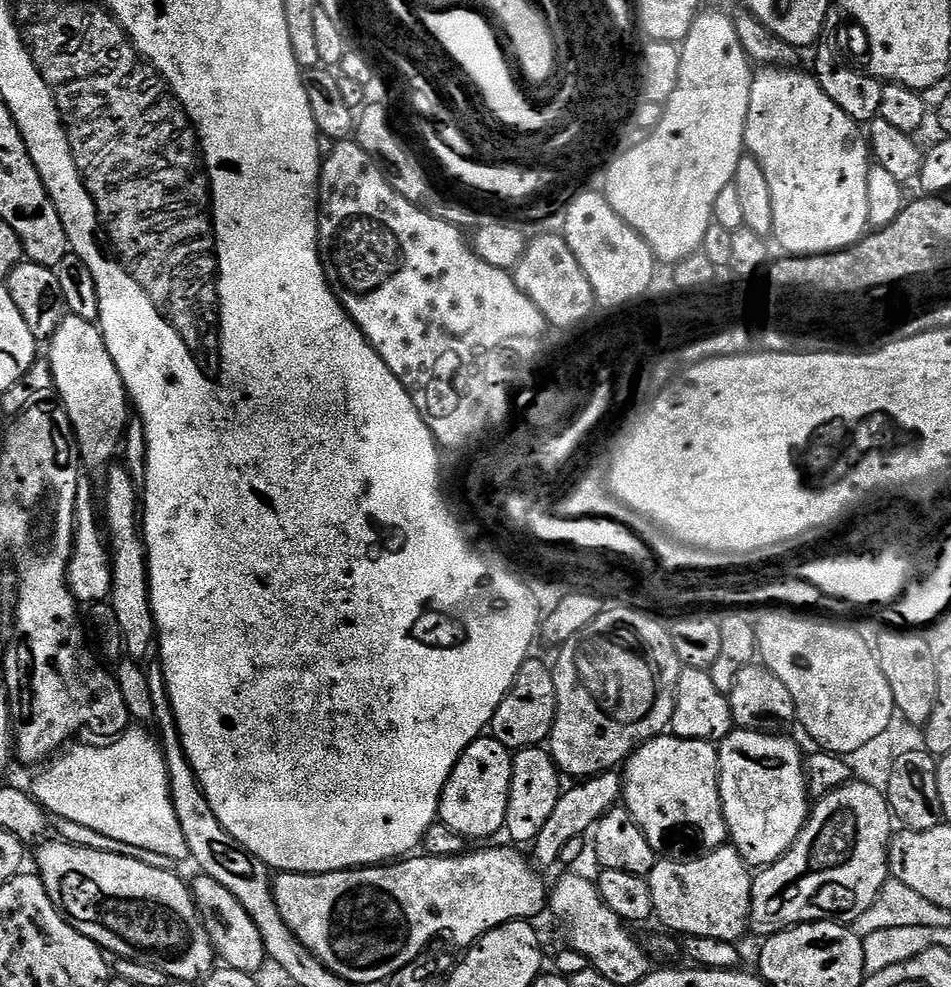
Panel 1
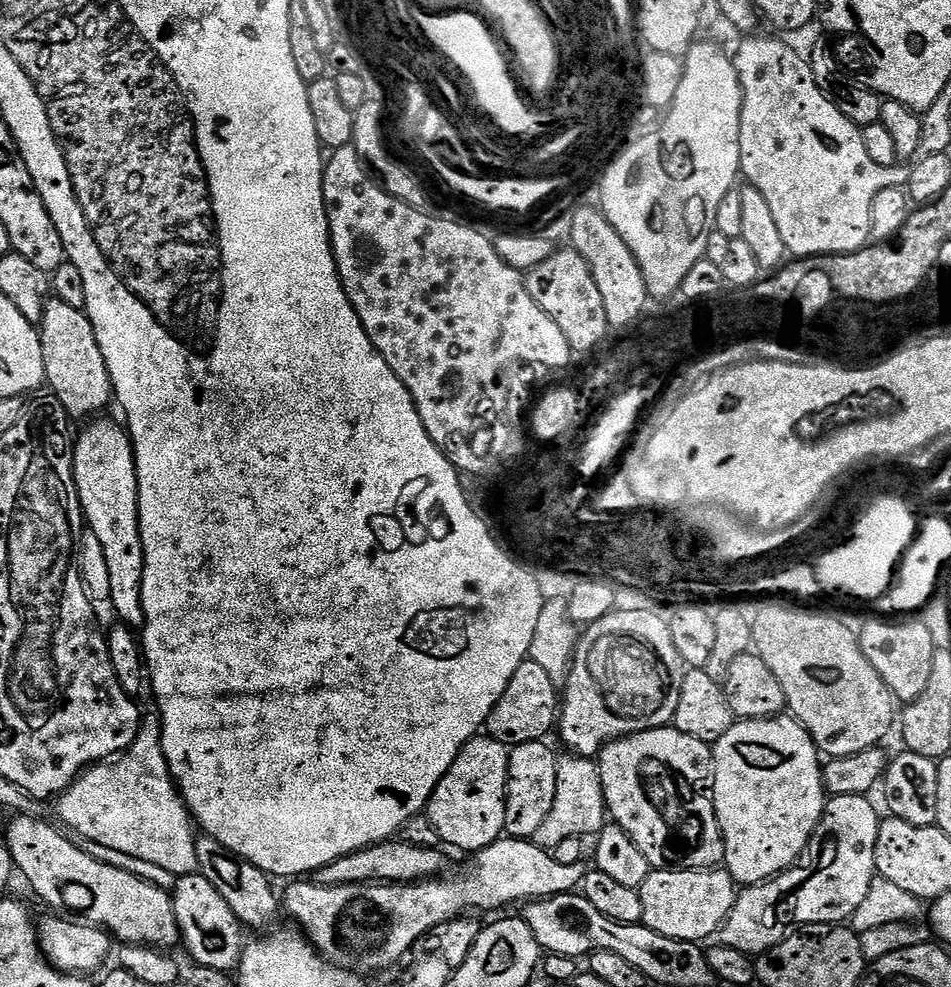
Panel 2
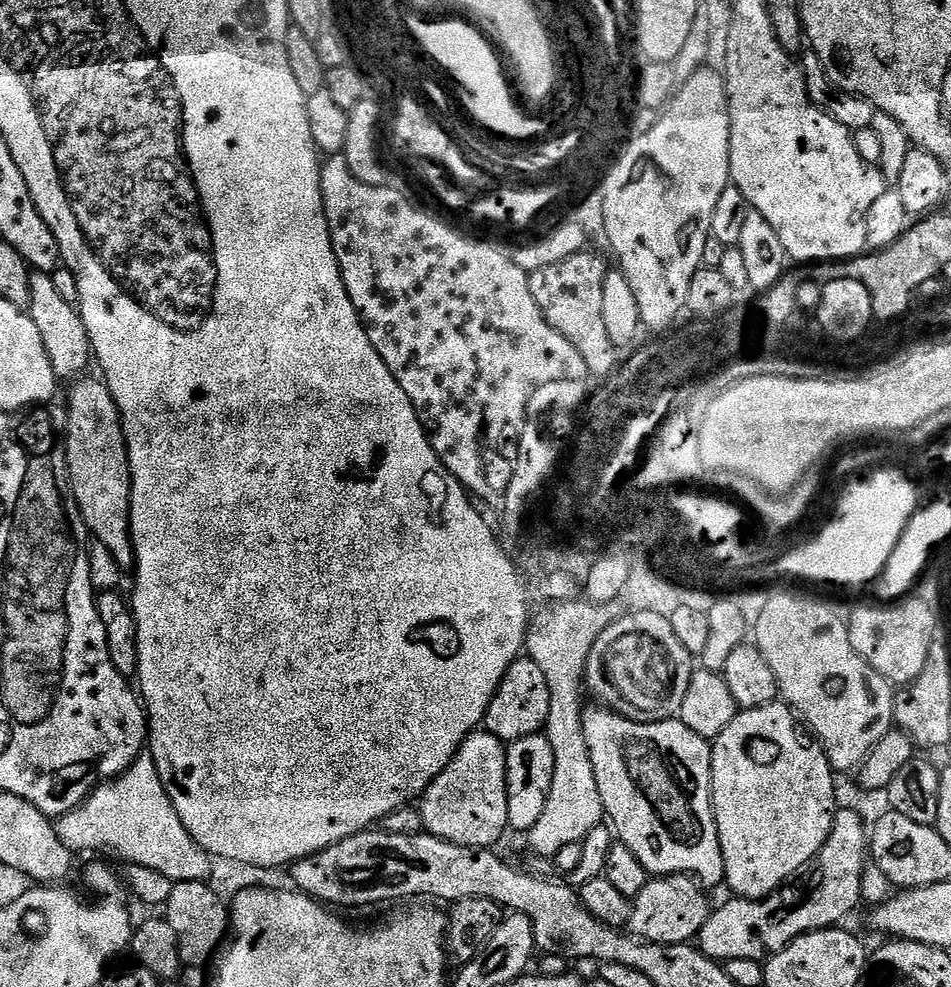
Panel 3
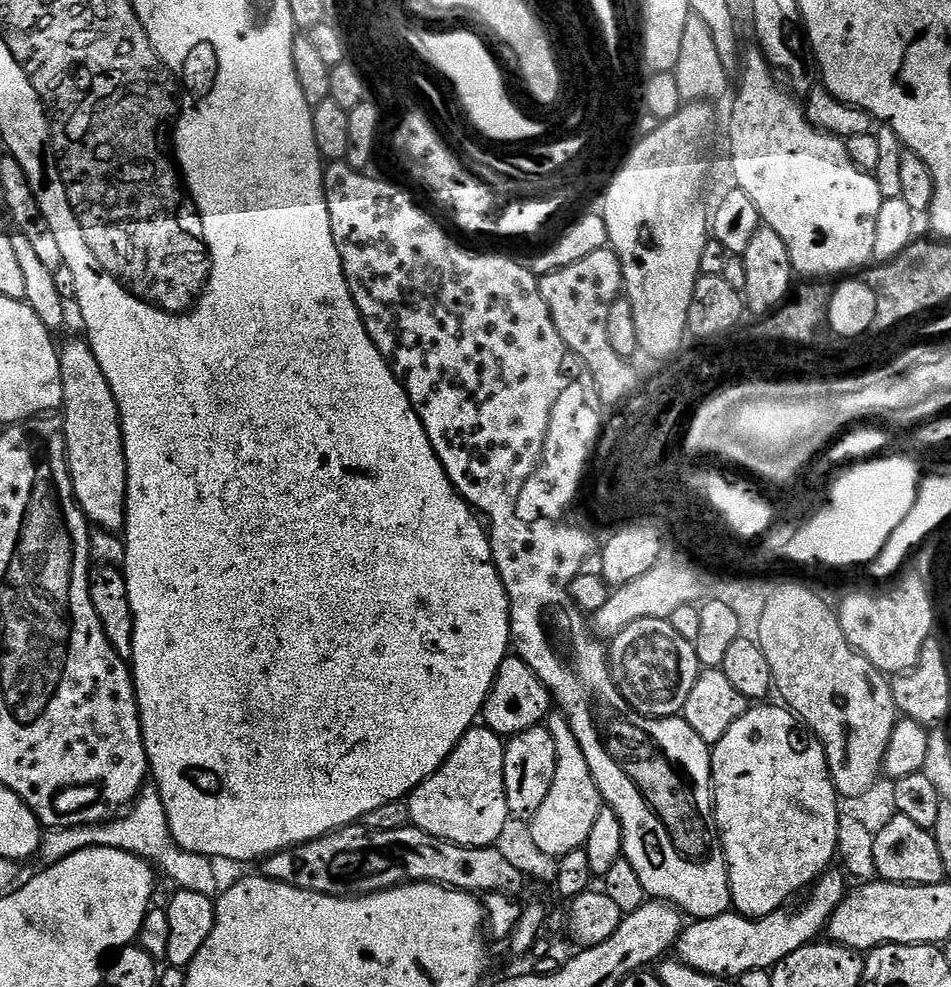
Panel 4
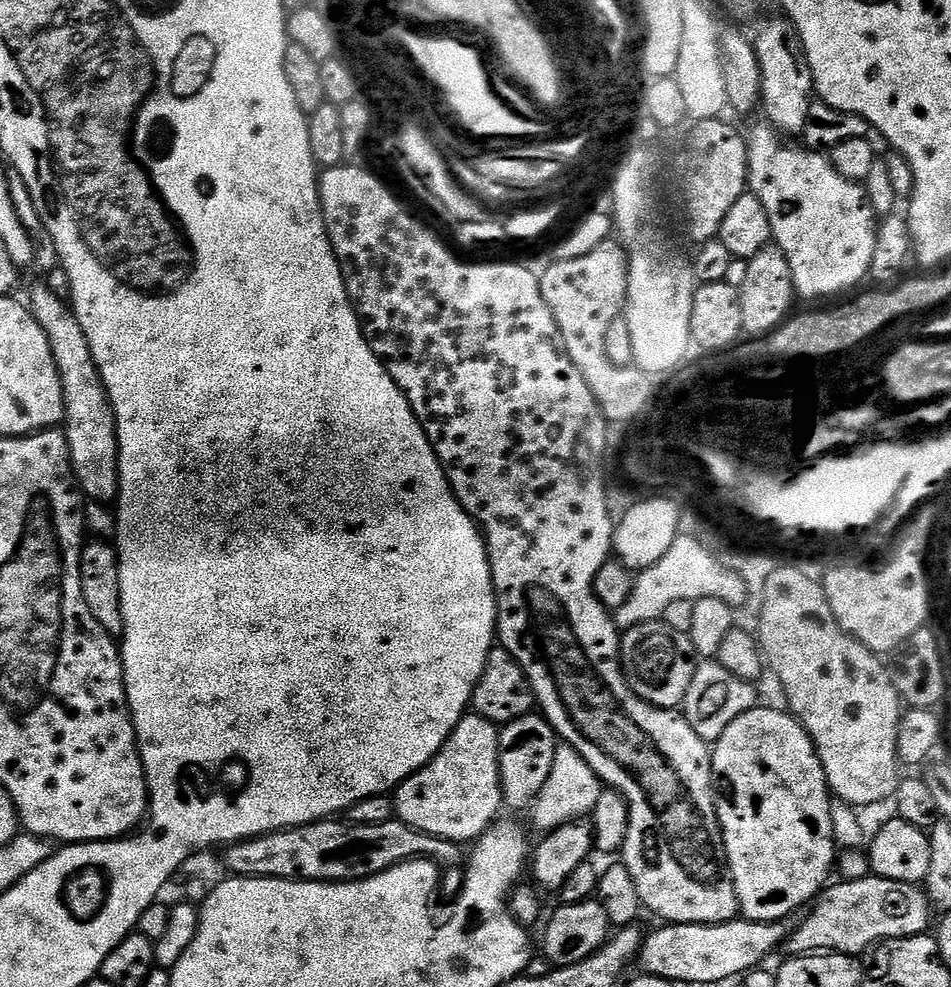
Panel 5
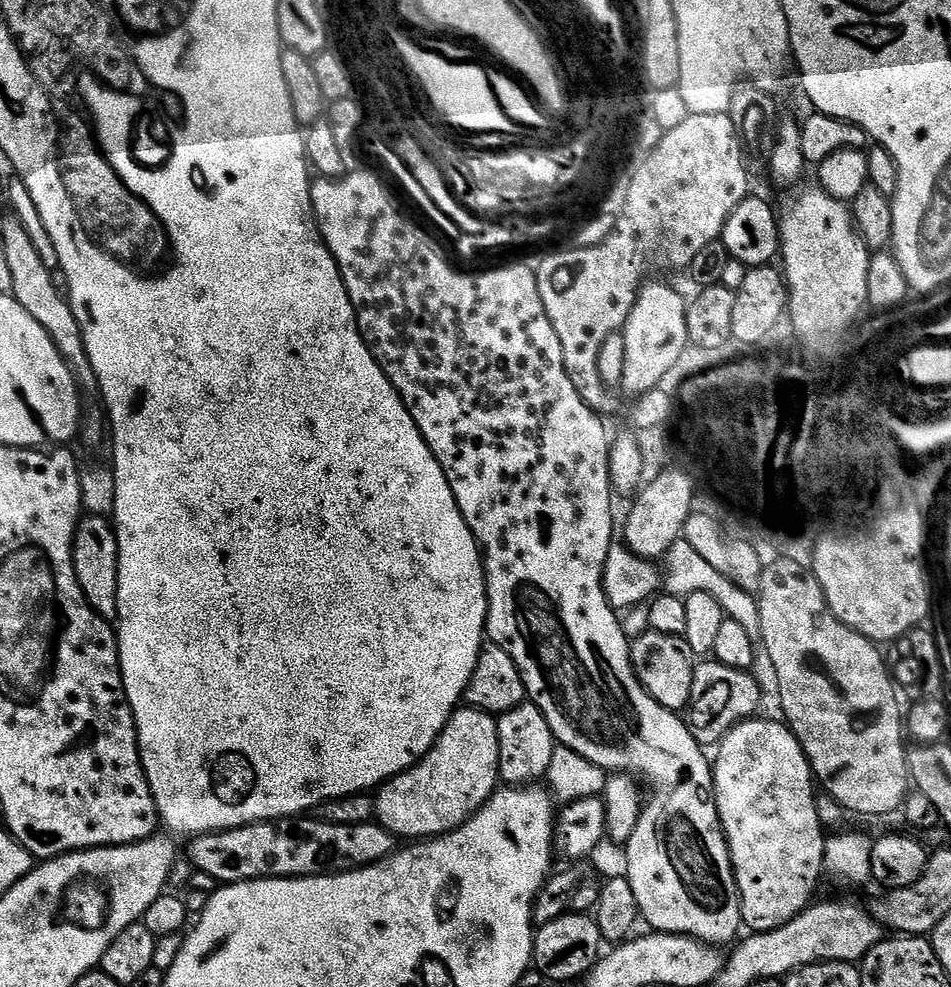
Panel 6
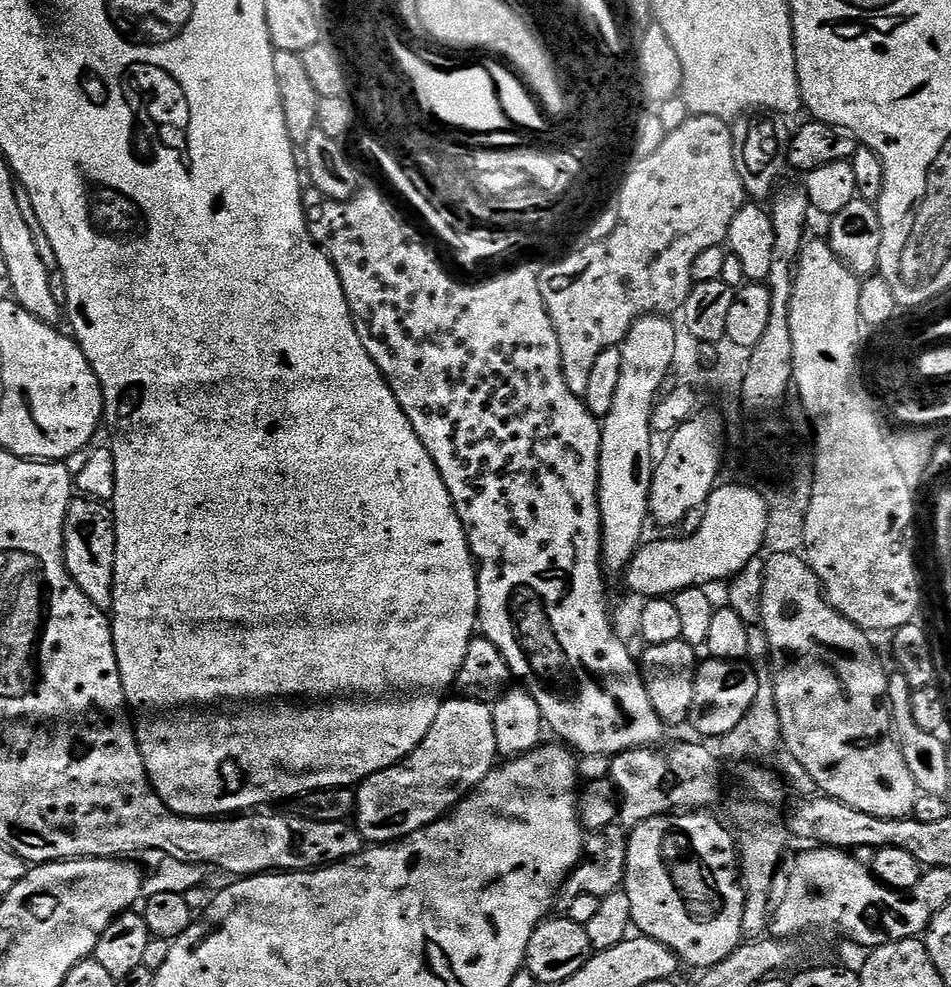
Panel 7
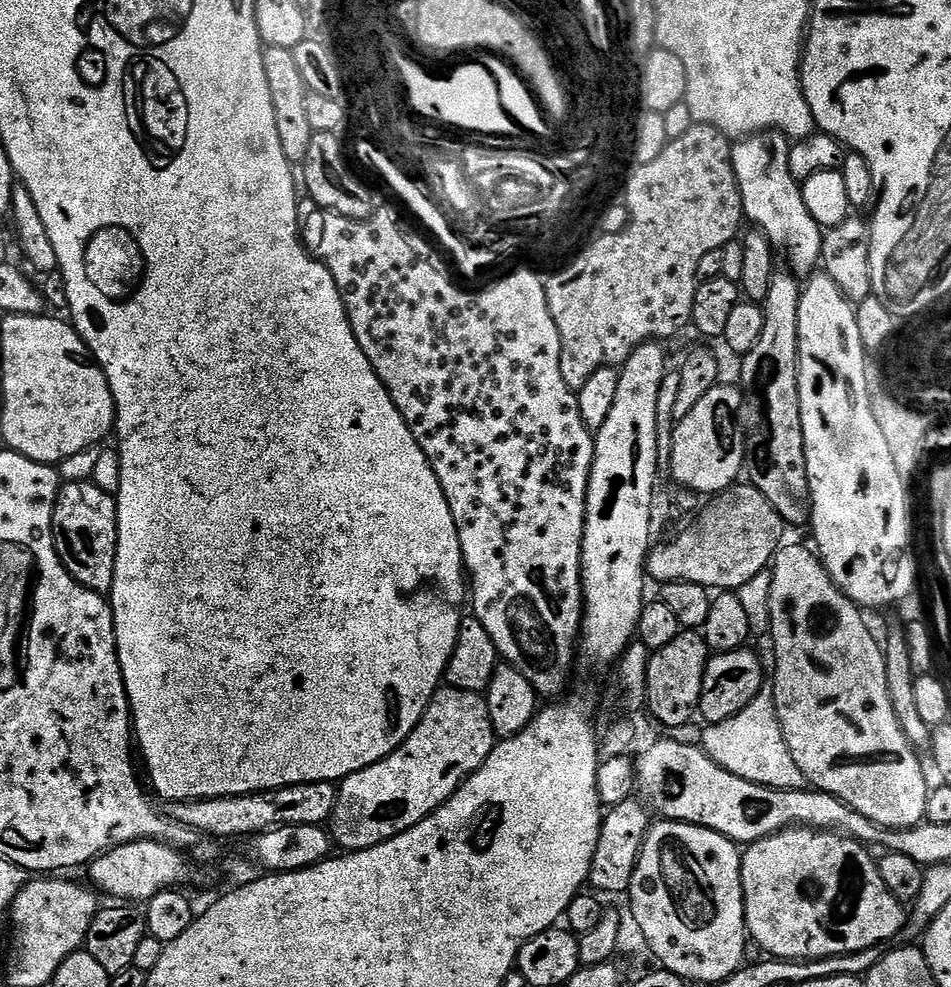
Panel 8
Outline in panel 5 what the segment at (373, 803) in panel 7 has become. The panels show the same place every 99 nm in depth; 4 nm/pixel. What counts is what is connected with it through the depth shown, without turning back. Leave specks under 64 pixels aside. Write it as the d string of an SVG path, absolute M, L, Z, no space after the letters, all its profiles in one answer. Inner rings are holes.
M465 714L433 760L395 789L394 799L398 819L420 832L437 836L440 840L479 840L487 828L497 823L504 803L504 791L500 788L500 734L497 725L481 716Z

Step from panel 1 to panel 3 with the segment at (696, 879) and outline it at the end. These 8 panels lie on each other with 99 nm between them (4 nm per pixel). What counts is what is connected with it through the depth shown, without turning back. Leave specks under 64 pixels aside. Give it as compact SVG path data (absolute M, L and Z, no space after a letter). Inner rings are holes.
M661 876L649 879L646 890L638 894L632 906L632 916L626 928L631 935L650 944L687 944L699 937L708 915L714 910L708 905L709 893L691 876Z

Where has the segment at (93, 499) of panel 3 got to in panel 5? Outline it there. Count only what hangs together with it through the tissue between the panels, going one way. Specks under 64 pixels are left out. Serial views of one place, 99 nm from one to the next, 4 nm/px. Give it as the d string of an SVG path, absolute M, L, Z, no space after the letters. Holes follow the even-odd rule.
M40 282L33 286L30 311L38 326L42 326L42 334L46 334L46 342L50 342L50 354L54 354L54 366L58 366L64 395L62 432L68 437L76 483L89 501L111 505L120 494L116 415L102 382L102 374L90 350L90 342L86 342L86 330L82 330L82 322L78 322L71 303L58 298L58 294L48 289L47 283Z

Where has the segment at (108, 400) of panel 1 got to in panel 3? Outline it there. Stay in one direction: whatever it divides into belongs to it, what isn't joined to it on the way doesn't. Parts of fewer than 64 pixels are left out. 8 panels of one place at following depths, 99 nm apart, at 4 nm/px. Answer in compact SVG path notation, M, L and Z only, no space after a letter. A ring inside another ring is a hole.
M32 272L30 302L26 311L34 326L38 326L38 334L42 334L42 346L46 346L46 354L50 358L50 366L57 381L75 382L81 379L89 371L88 363L91 365L94 360L92 343L86 334L86 326L82 322L77 305L65 302L59 296L49 273Z

